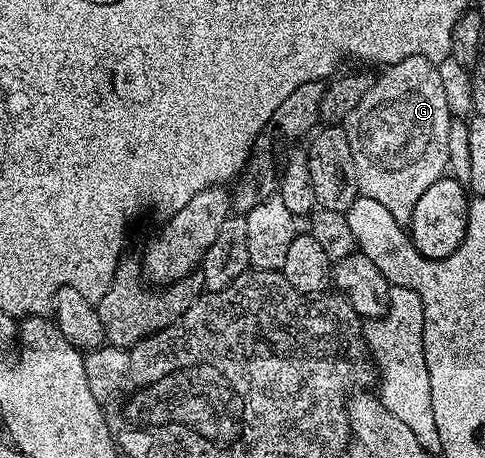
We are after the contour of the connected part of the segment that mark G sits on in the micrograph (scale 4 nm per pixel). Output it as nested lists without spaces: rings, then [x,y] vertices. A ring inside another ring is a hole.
[[[422,56],[403,58],[403,62],[395,62],[388,65],[382,71],[385,73],[382,76],[378,75],[374,79],[371,90],[367,90],[367,94],[363,94],[359,106],[355,106],[355,110],[351,110],[351,114],[343,122],[343,127],[347,134],[347,142],[351,142],[351,158],[355,162],[358,193],[367,198],[375,198],[375,202],[380,202],[391,213],[391,218],[395,218],[395,222],[399,222],[403,226],[408,225],[409,219],[415,214],[415,206],[419,203],[419,198],[423,198],[423,193],[427,191],[427,186],[431,186],[437,180],[440,180],[442,176],[446,175],[449,167],[447,134],[451,130],[453,120],[451,119],[451,115],[449,116],[449,92],[445,89],[445,80],[441,77],[441,70],[438,65],[432,64],[427,58],[423,58]]]

